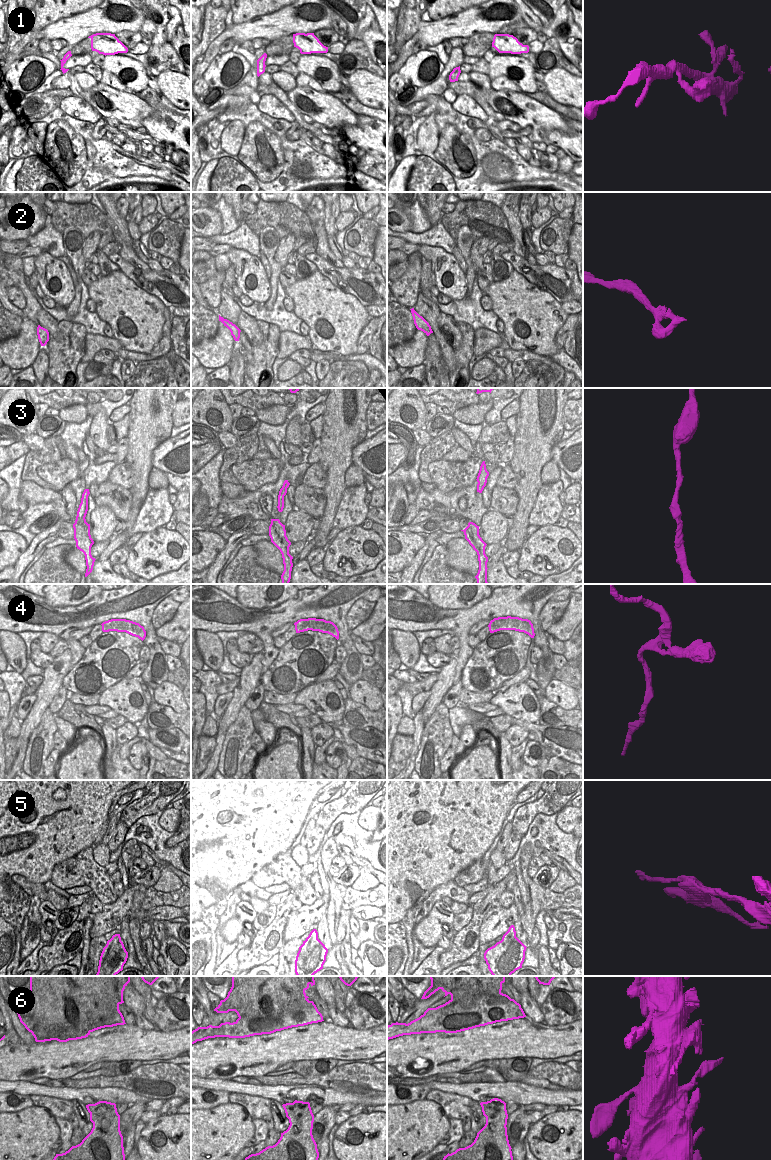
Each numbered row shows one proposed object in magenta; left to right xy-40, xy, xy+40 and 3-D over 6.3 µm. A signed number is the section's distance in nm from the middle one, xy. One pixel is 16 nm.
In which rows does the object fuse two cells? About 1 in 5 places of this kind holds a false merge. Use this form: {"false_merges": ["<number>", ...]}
{"false_merges": ["5", "6"]}

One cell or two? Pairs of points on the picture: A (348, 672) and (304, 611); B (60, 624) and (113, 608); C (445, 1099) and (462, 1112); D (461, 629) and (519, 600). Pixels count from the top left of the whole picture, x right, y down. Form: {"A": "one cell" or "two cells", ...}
{"A": "two cells", "B": "one cell", "C": "one cell", "D": "one cell"}

